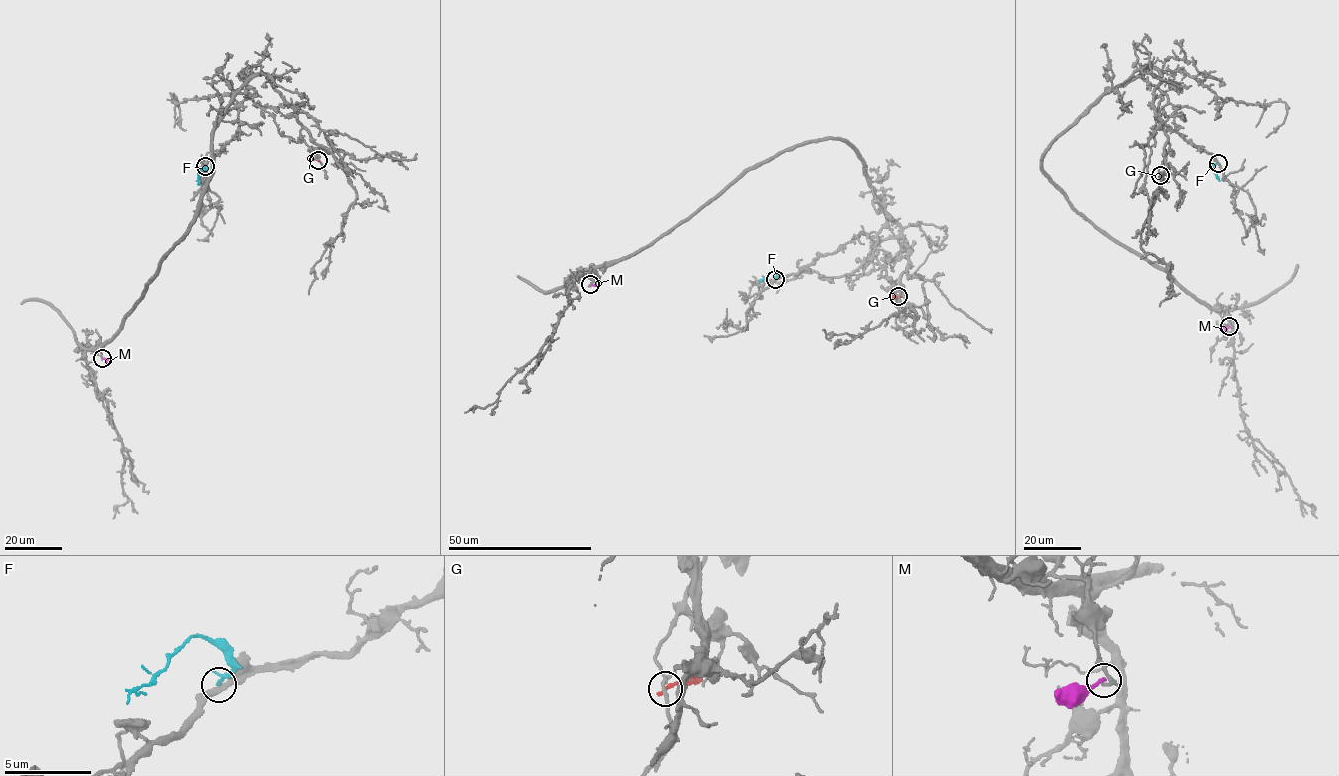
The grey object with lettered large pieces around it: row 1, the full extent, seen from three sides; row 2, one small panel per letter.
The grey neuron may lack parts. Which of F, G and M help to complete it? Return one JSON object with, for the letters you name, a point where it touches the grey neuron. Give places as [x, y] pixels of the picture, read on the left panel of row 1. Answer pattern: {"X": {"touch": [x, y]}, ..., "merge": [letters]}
{"merge": []}

